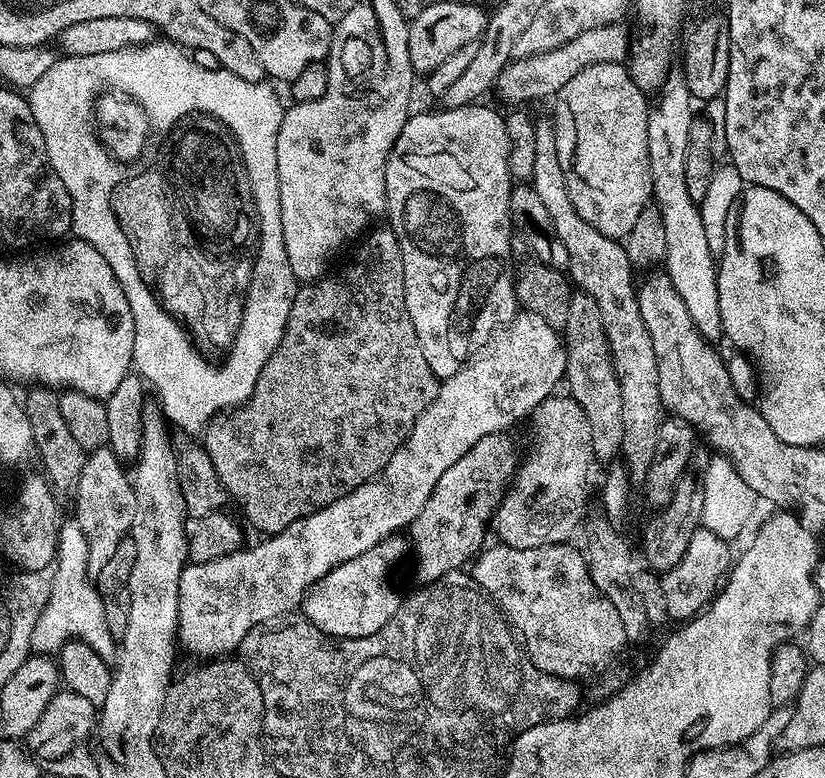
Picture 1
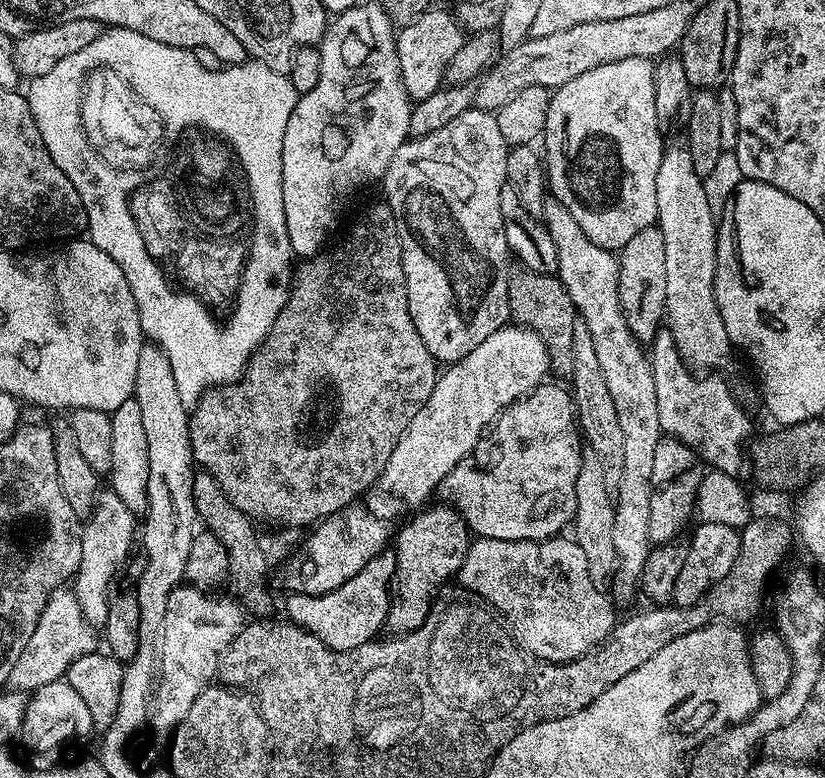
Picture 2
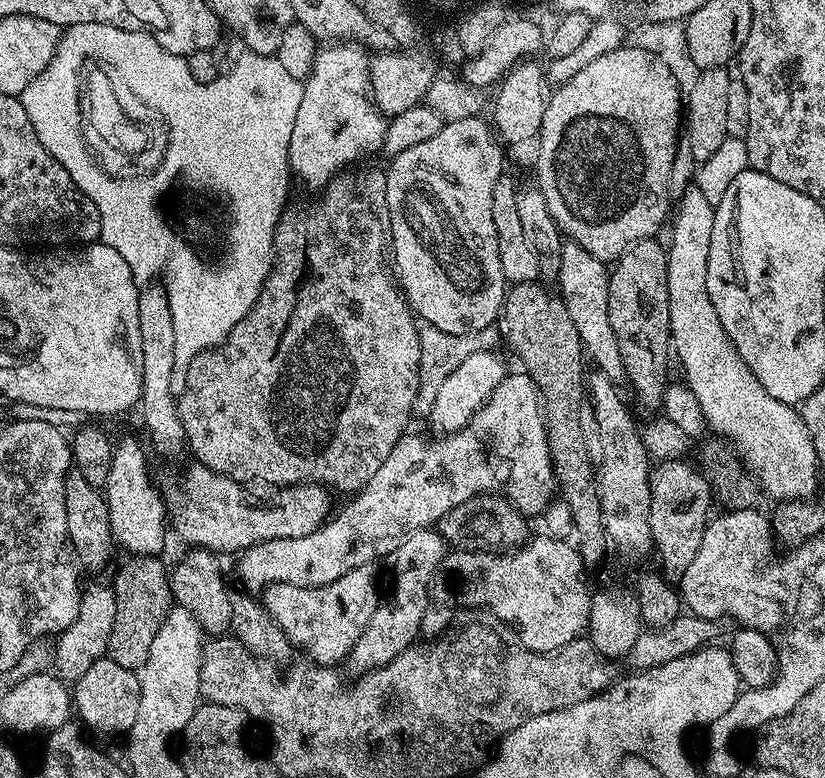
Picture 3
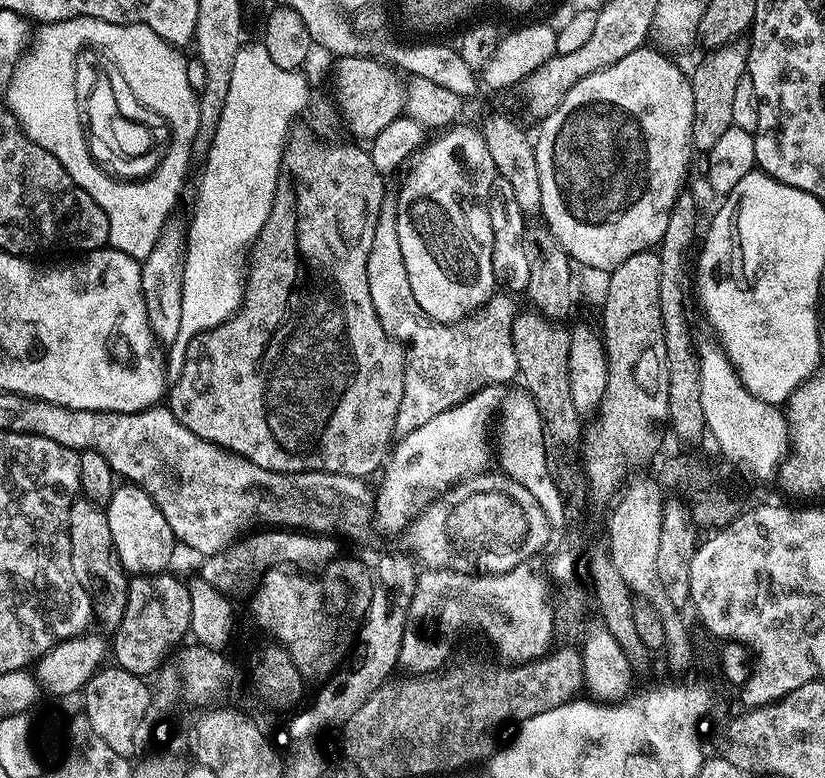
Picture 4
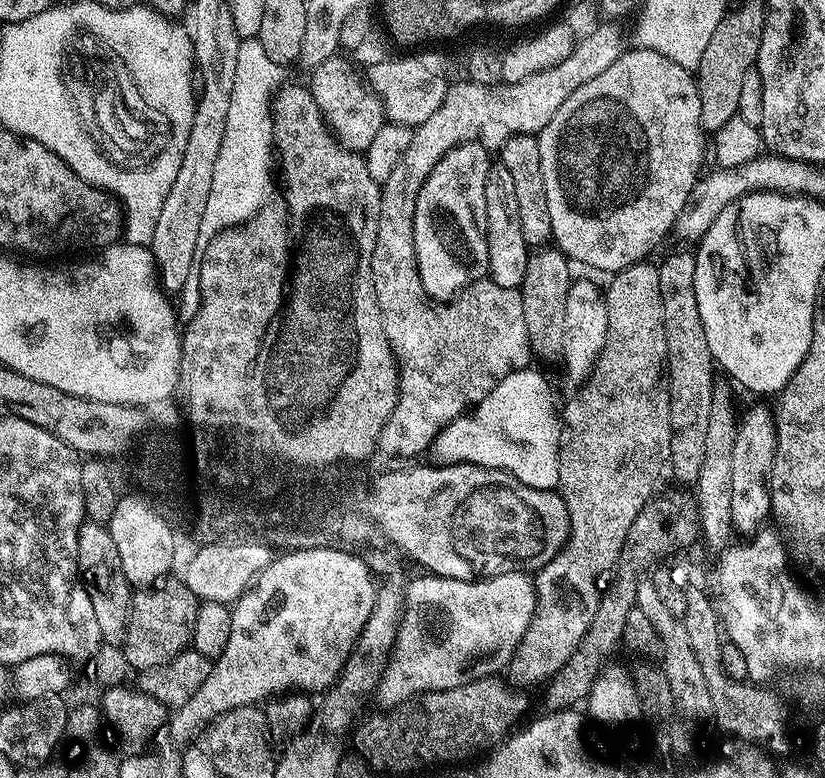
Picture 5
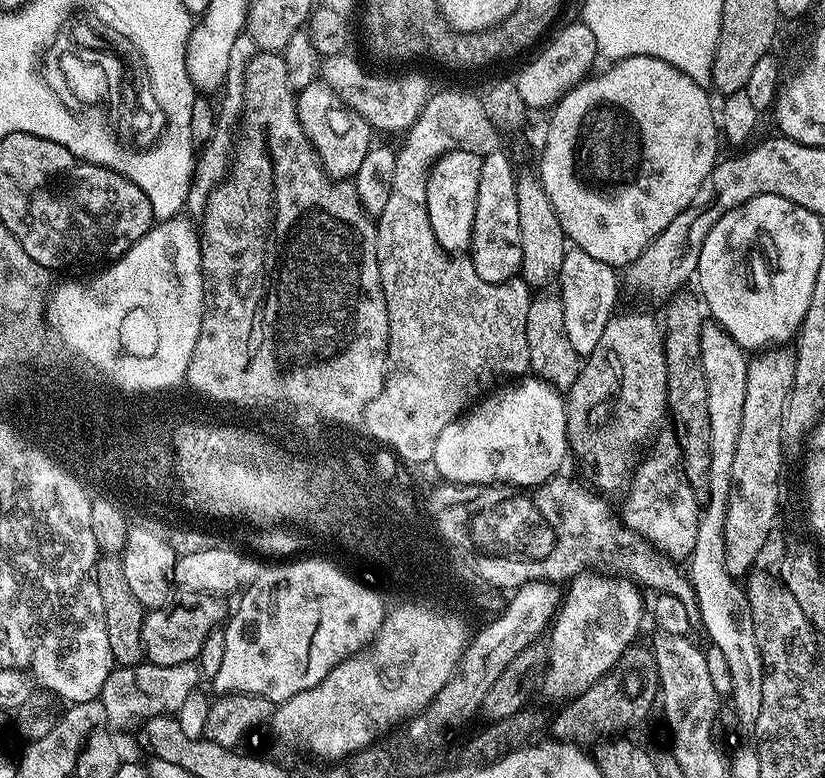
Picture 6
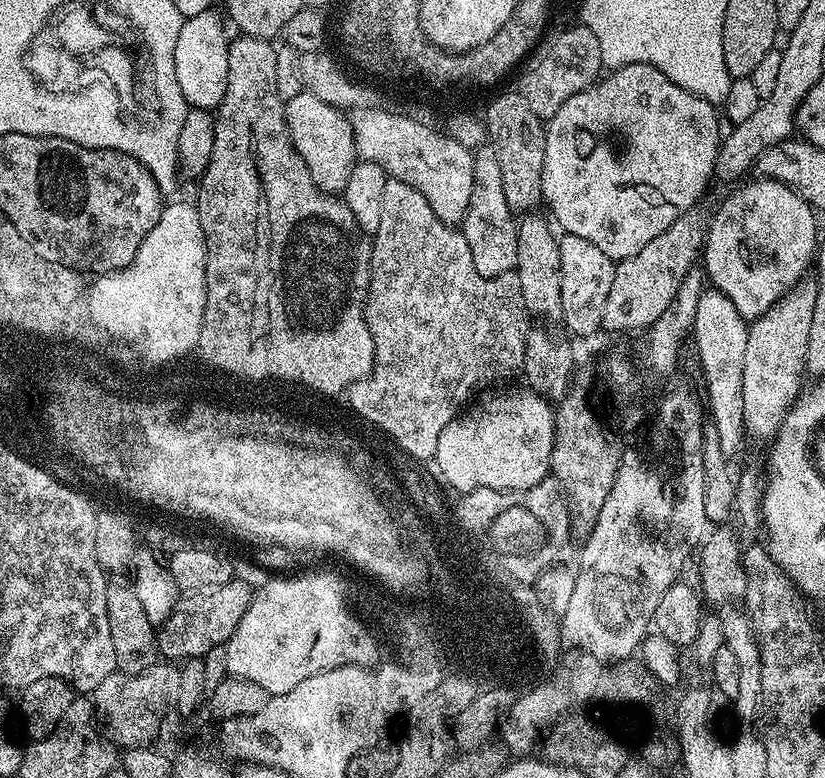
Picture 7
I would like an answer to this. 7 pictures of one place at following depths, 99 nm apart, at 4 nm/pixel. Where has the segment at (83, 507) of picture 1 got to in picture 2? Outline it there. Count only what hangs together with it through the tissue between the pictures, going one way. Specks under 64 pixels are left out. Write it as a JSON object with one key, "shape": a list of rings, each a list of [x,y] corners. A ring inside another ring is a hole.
{"shape":[[[100,490],[92,503],[91,512],[87,513],[85,522],[79,529],[80,564],[74,577],[74,591],[82,606],[82,614],[86,622],[93,628],[103,629],[108,609],[108,588],[119,568],[125,567],[128,555],[132,552],[132,539],[137,539],[138,524],[134,522],[134,513],[110,490]]]}

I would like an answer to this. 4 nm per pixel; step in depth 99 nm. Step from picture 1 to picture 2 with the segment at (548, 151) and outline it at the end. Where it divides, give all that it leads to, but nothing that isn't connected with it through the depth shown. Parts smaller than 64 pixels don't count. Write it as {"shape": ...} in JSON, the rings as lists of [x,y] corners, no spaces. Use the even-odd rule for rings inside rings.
{"shape":[[[551,198],[545,199],[542,217],[548,226],[550,238],[554,241],[554,250],[558,250],[558,266],[555,275],[559,276],[562,286],[566,286],[566,294],[570,294],[570,302],[574,302],[577,317],[590,330],[590,339],[594,342],[594,351],[598,358],[602,375],[606,378],[606,386],[610,390],[610,398],[614,402],[614,410],[618,410],[618,426],[622,426],[622,478],[614,496],[616,513],[614,514],[614,554],[616,565],[610,577],[613,601],[637,599],[638,581],[642,574],[642,566],[646,566],[649,548],[653,547],[650,538],[650,474],[654,470],[654,450],[662,439],[658,422],[658,397],[654,391],[654,374],[652,361],[646,355],[645,345],[634,338],[630,326],[626,326],[626,318],[622,314],[622,302],[618,298],[618,270],[620,262],[617,253],[610,248],[598,246],[598,242],[590,242],[586,238],[582,226],[574,222],[574,217],[562,202]]]}

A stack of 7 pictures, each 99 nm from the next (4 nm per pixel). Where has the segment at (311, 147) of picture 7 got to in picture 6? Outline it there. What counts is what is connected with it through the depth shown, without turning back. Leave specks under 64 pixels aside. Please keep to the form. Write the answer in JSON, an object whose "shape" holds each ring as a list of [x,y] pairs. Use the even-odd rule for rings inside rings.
{"shape":[[[320,78],[310,82],[310,86],[299,89],[296,109],[324,169],[337,178],[355,177],[358,166],[362,166],[362,158],[366,158],[368,151],[374,147],[374,130],[366,118],[348,107],[343,98]]]}

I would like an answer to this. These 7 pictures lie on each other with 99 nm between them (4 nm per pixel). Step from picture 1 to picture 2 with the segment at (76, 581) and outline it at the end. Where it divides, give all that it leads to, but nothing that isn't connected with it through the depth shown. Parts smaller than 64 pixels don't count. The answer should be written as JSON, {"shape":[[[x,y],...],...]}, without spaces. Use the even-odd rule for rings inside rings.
{"shape":[[[68,586],[58,587],[50,594],[50,598],[46,602],[46,606],[34,626],[34,634],[30,634],[30,642],[26,642],[26,650],[22,650],[22,654],[18,654],[18,662],[14,662],[14,670],[10,670],[10,674],[8,675],[7,687],[13,692],[31,694],[37,688],[46,686],[46,682],[65,679],[68,675],[68,668],[75,660],[97,651],[97,648],[97,629],[86,622],[86,618],[82,614],[82,606],[78,602],[75,591]]]}

